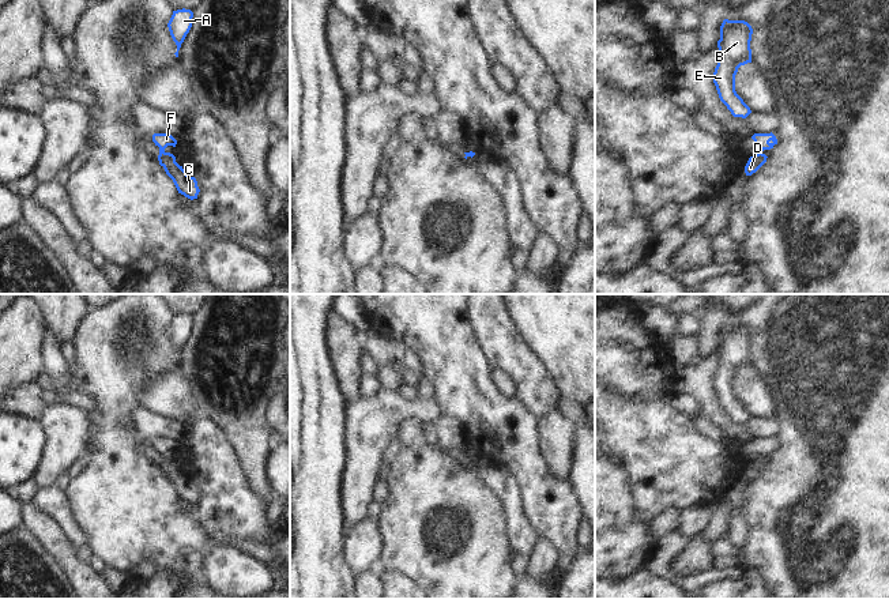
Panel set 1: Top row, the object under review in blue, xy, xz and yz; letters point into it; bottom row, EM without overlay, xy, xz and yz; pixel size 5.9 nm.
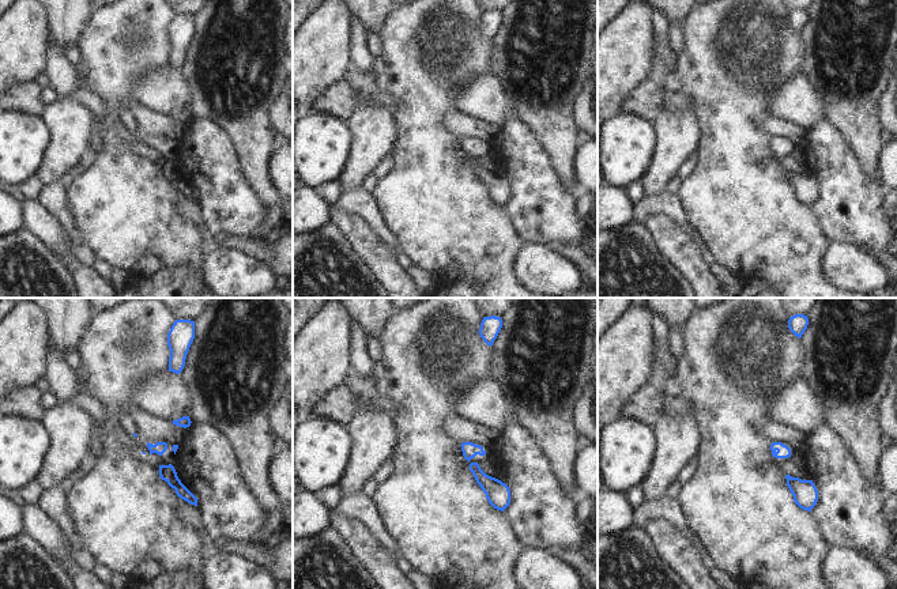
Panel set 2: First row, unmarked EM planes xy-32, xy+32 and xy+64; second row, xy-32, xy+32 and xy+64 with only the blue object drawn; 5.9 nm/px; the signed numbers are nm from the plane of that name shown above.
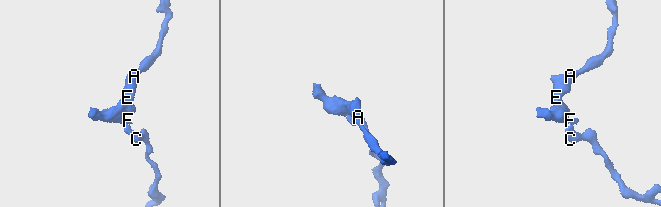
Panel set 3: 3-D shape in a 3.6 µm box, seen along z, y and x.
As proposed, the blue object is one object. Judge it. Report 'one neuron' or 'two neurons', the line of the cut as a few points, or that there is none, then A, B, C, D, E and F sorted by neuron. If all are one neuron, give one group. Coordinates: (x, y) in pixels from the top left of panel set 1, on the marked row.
two neurons | xy (164, 151), (159, 154) | A B E F / C D

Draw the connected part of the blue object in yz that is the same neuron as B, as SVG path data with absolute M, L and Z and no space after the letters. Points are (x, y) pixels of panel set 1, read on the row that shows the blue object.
M724 19L717 41L719 60L713 72L720 101L734 117L742 118L746 118L751 110L735 91L735 75L741 65L751 63L751 34L753 29L747 22Z

